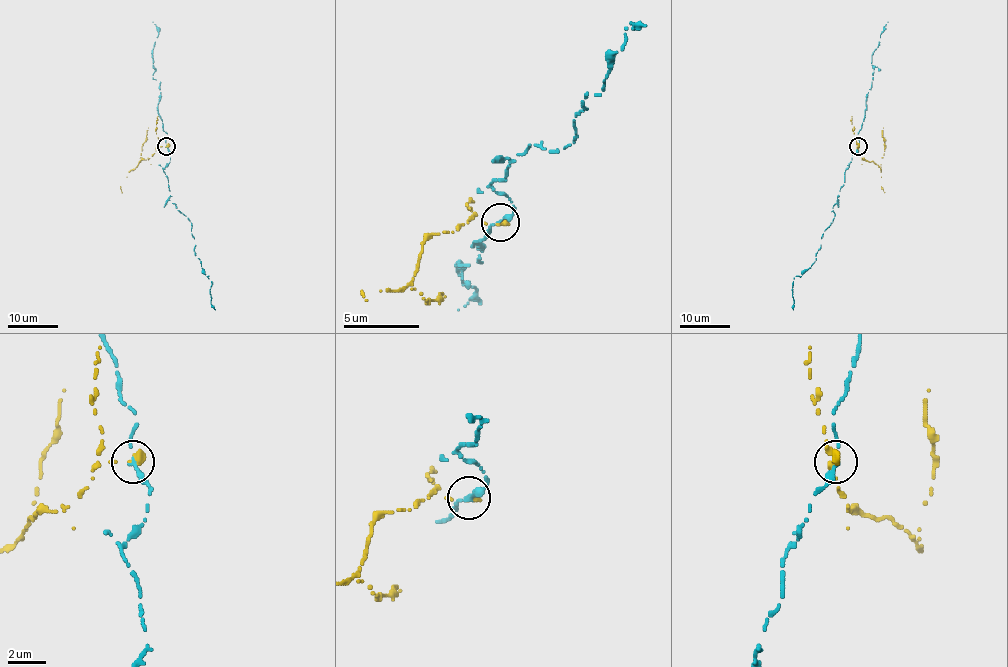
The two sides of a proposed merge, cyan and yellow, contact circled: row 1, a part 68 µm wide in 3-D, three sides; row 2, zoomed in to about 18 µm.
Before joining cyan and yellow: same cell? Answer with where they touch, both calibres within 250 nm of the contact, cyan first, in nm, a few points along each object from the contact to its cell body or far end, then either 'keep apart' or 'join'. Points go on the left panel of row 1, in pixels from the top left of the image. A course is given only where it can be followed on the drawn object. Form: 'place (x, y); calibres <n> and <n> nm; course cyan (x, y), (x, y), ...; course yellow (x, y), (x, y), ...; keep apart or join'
place (166, 146); calibres 220 and 360 nm; course cyan (167, 146), (170, 160), (163, 170), (169, 200), (191, 223), (194, 253), (212, 283), (209, 293), (214, 310); course yellow (167, 146), (158, 145), (154, 154), (139, 161), (138, 166), (148, 127); keep apart

